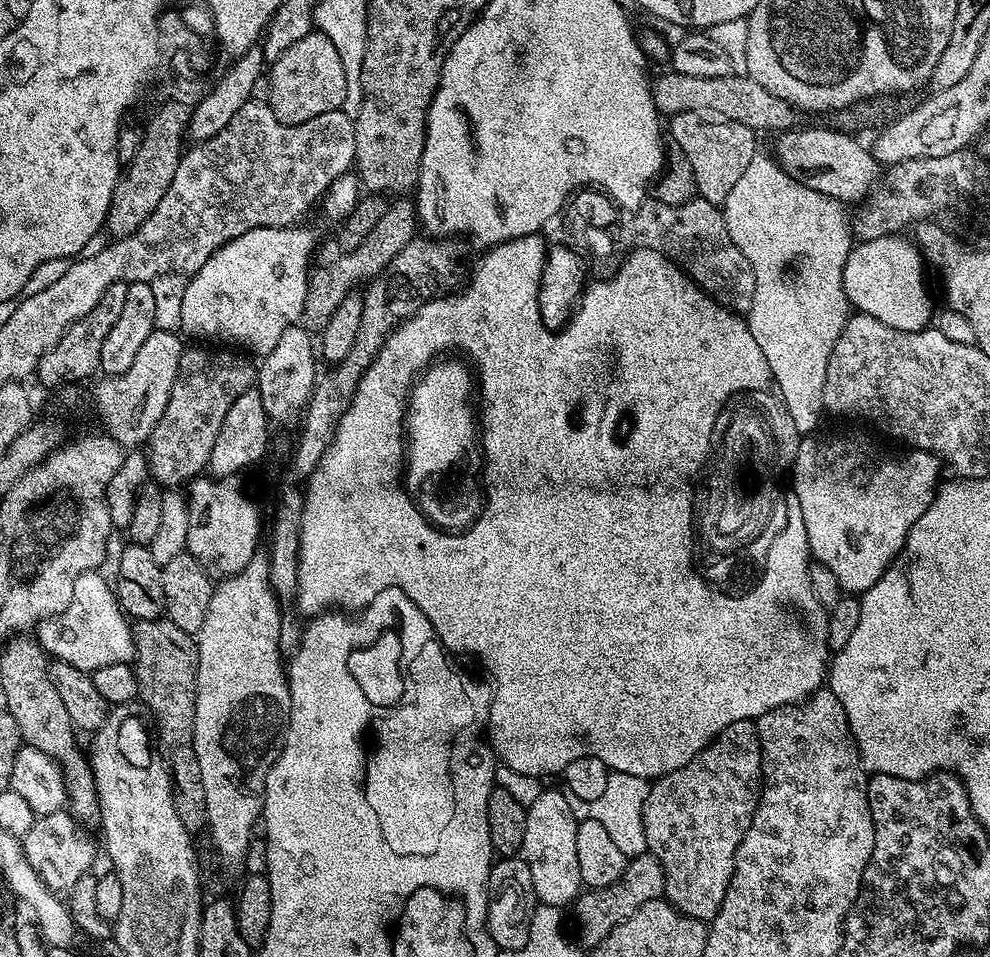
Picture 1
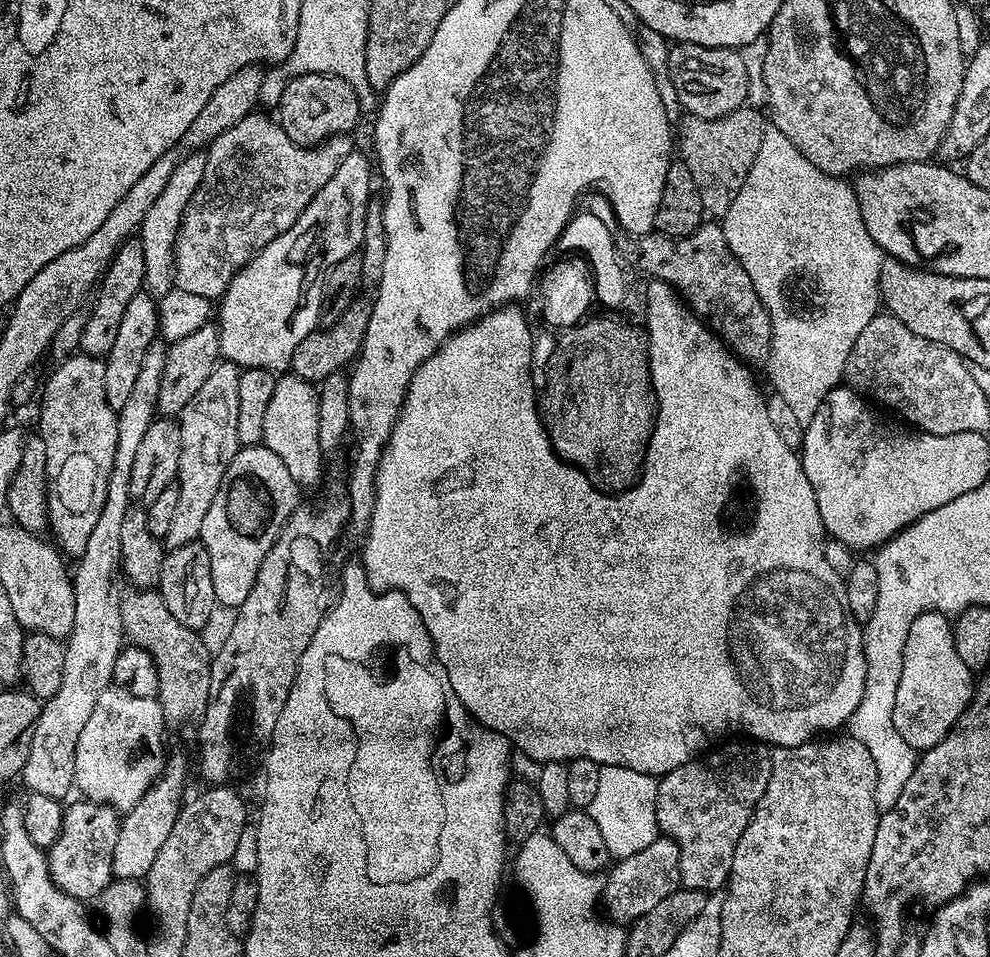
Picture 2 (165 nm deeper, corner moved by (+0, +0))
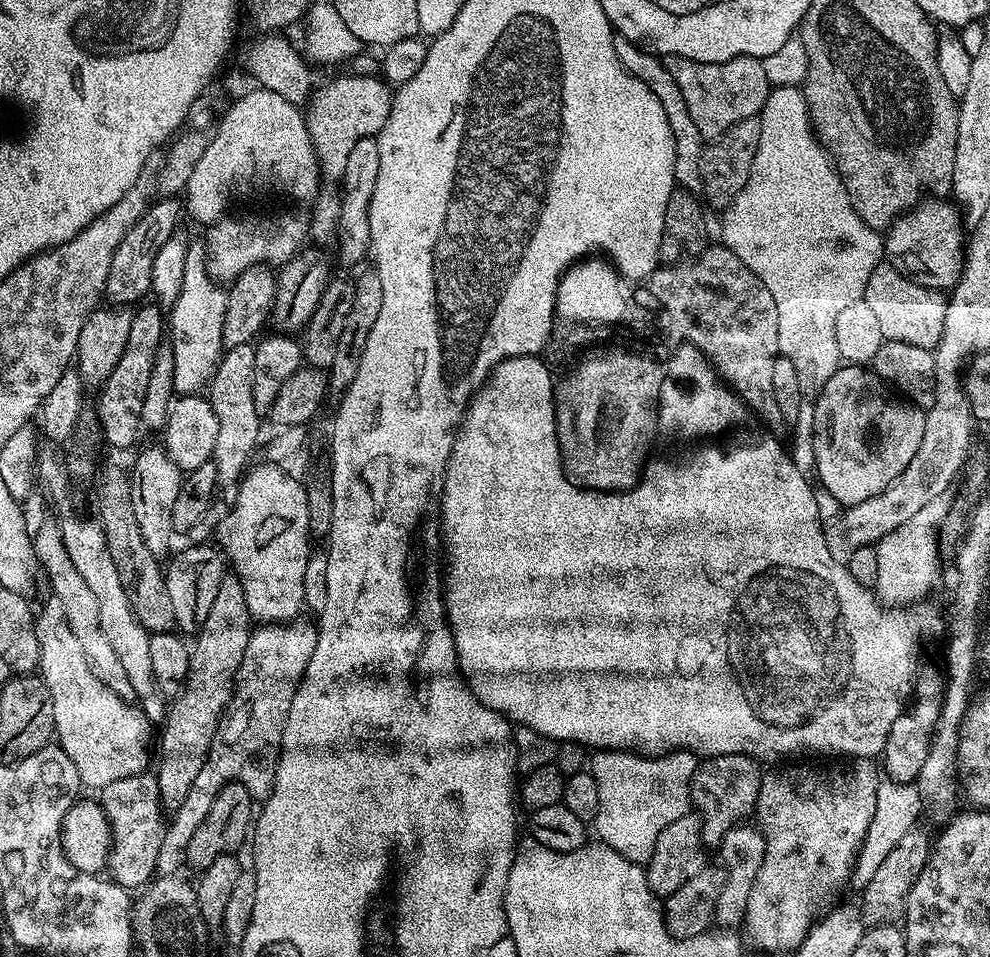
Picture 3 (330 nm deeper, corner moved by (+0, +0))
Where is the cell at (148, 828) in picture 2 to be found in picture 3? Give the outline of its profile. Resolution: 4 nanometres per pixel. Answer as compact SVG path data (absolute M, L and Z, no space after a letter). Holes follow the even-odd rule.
M225 574L206 622L202 622L200 631L195 633L193 640L196 641L191 641L184 688L177 696L171 697L162 721L160 765L154 768L154 775L160 802L169 813L180 809L186 790L190 790L194 778L198 778L198 770L202 770L210 742L232 701L236 671L240 668L242 654L246 654L246 642L250 642L253 627L254 621L248 613L239 578L235 574Z

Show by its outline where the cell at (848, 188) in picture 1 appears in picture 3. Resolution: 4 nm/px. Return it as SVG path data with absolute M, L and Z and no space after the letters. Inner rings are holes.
M928 198L909 208L903 216L899 216L893 224L886 230L883 237L884 255L887 263L894 266L901 276L912 280L916 284L921 284L923 288L933 290L951 290L955 288L960 275L964 273L964 261L966 259L966 232L960 229L962 225L962 212L951 199L948 198Z

